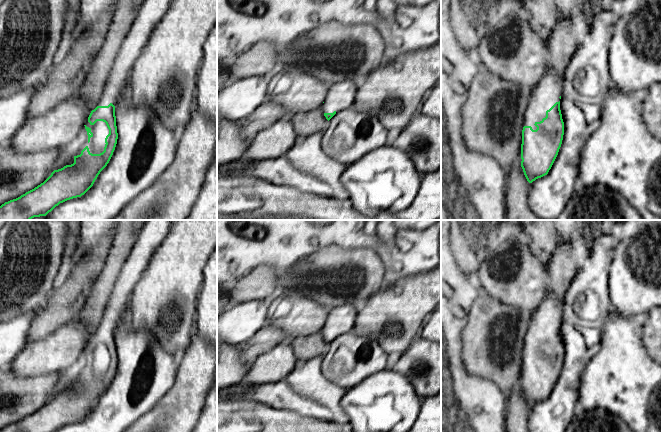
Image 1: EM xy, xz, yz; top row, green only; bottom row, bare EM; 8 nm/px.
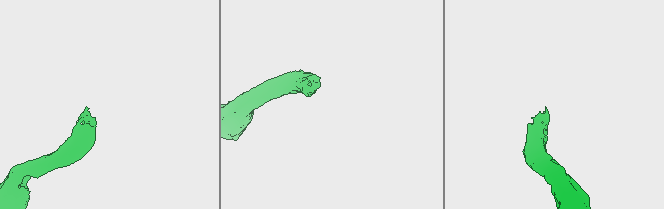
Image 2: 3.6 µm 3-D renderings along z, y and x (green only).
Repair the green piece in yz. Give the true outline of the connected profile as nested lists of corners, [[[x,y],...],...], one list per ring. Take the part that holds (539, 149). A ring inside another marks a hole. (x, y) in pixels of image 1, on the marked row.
[[[548,67],[538,85],[528,94],[528,106],[524,116],[521,144],[521,167],[529,183],[548,174],[564,135],[564,122],[560,110],[563,89],[561,78]]]

